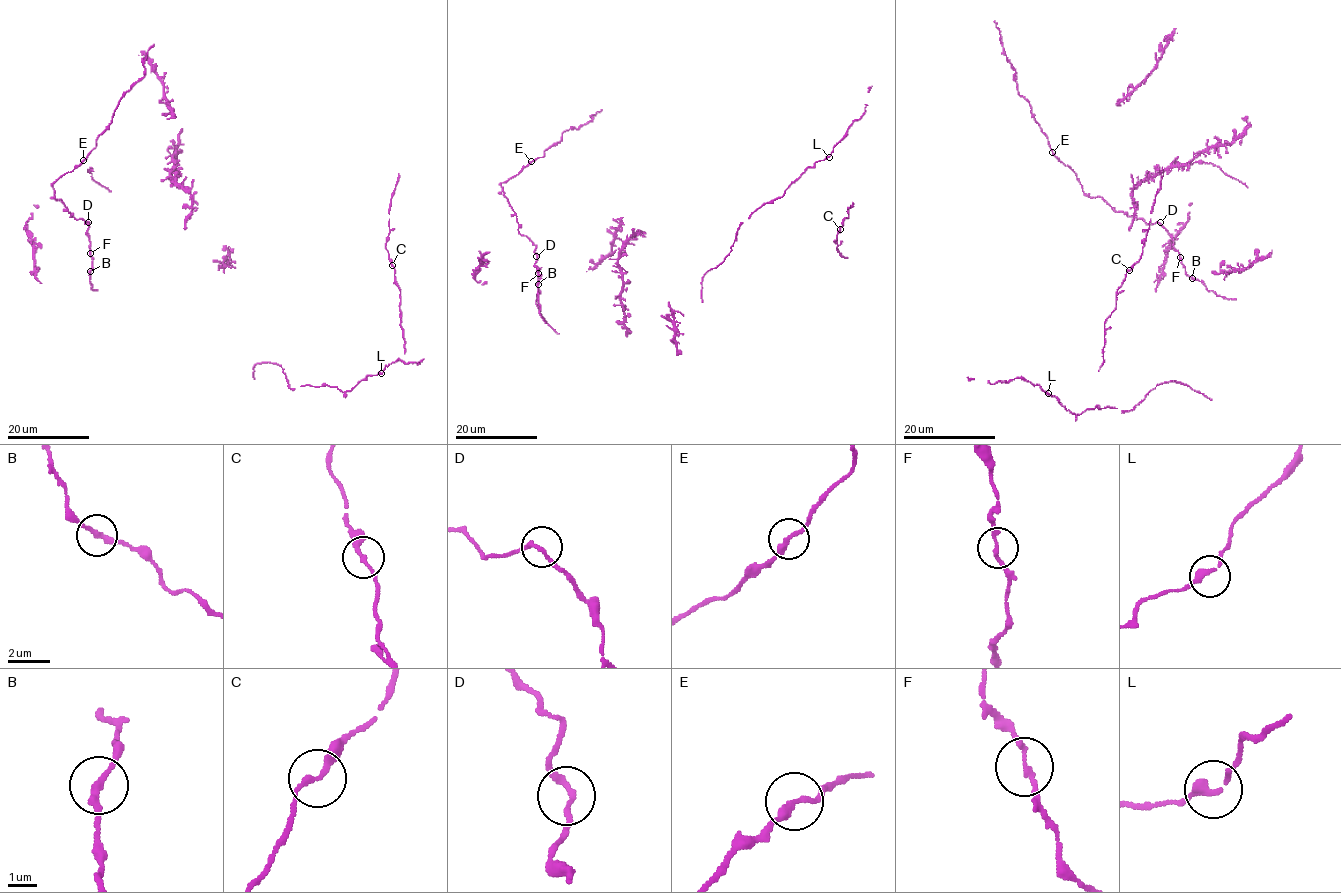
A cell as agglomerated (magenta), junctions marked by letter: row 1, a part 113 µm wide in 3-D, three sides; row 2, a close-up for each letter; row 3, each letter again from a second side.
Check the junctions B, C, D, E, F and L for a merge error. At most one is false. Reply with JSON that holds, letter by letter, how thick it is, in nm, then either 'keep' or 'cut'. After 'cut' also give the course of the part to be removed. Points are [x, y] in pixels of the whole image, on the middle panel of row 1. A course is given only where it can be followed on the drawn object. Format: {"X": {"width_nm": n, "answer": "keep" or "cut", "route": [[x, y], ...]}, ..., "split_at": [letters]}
{"B": {"width_nm": 240, "answer": "keep"}, "C": {"width_nm": 200, "answer": "keep"}, "D": {"width_nm": 200, "answer": "keep"}, "E": {"width_nm": 240, "answer": "keep"}, "F": {"width_nm": 170, "answer": "keep"}, "L": {"width_nm": 280, "answer": "keep"}, "split_at": []}

